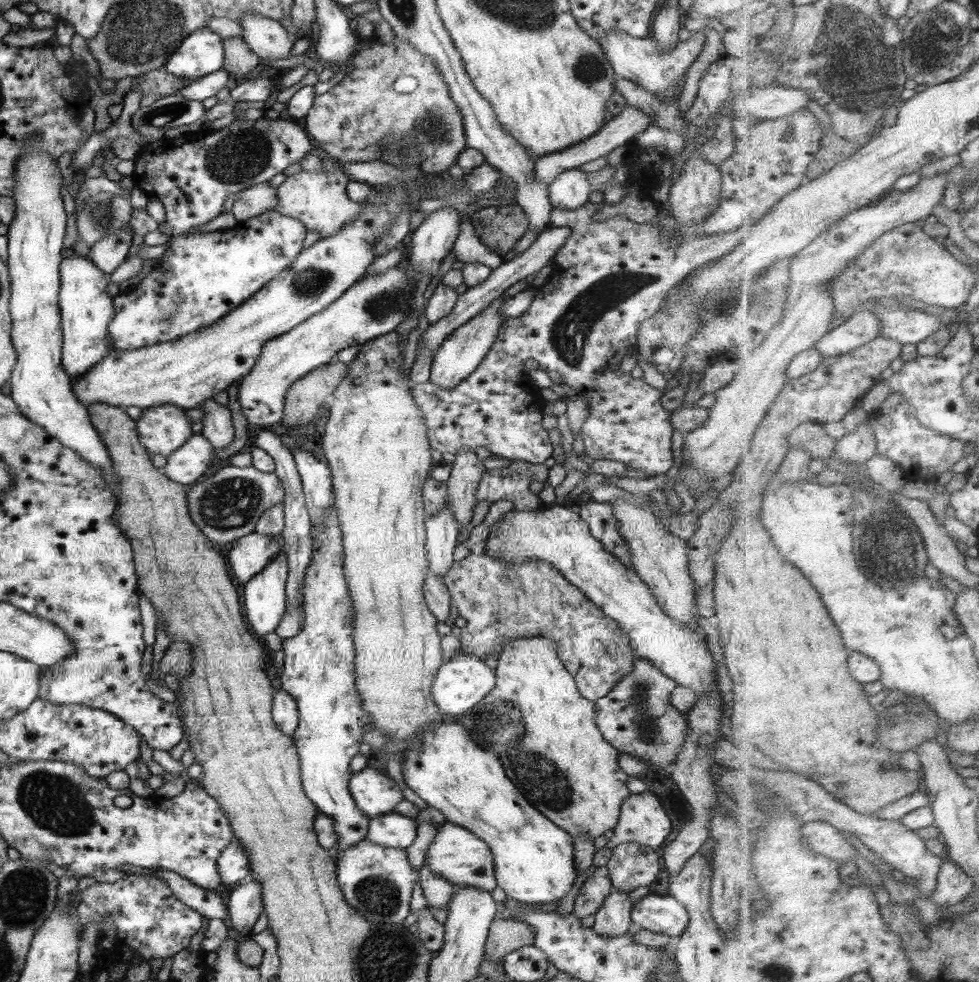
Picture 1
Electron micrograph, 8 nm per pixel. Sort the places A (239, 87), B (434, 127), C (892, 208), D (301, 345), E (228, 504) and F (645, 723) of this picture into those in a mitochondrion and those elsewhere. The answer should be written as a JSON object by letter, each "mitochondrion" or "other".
{"A":"other","B":"mitochondrion","C":"other","D":"other","E":"mitochondrion","F":"mitochondrion"}

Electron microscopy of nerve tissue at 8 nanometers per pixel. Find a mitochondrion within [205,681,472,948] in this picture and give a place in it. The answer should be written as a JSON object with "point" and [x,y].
{"point":[378,895]}

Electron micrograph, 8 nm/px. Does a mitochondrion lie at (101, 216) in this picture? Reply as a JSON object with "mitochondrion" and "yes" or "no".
{"mitochondrion":"yes"}

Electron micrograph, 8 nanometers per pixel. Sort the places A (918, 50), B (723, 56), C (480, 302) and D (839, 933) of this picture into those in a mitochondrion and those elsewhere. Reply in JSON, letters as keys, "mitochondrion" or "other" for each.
{"A":"mitochondrion","B":"other","C":"other","D":"other"}

